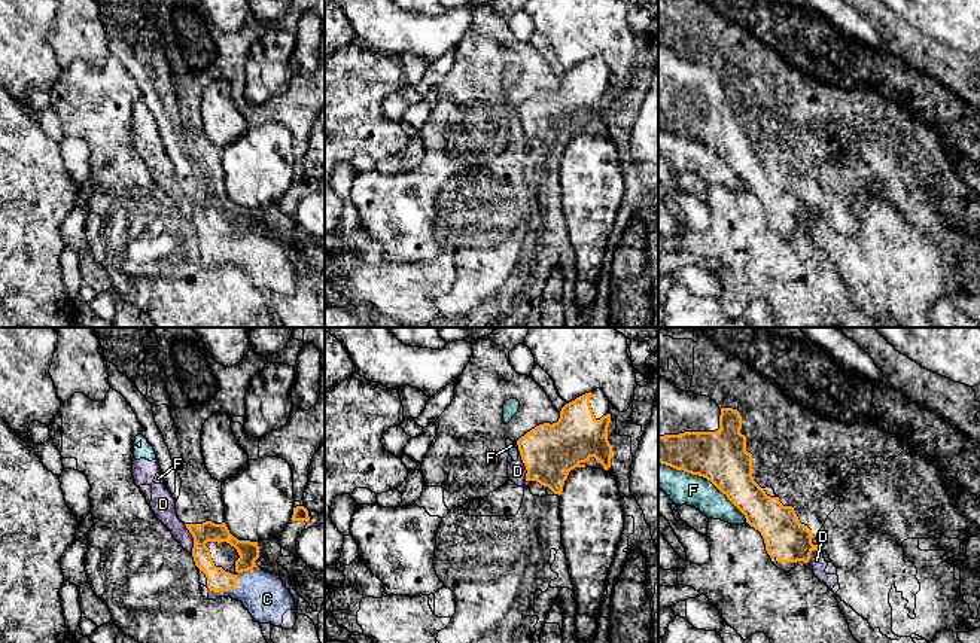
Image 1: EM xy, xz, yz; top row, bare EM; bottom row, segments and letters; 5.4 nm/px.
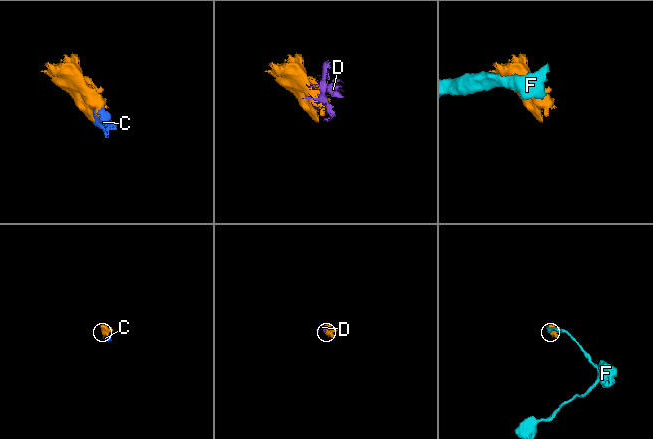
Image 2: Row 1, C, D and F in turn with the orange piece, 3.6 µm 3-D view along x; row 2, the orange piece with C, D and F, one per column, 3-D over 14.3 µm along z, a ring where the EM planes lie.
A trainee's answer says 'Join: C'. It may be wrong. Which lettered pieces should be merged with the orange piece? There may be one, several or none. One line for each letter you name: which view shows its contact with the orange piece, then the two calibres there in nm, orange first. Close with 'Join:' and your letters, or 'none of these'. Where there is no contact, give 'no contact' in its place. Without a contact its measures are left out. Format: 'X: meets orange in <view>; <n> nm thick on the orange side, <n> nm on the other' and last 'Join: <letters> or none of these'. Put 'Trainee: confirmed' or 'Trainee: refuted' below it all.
C: meets orange in xy; 120 nm thick on the orange side, 240 nm on the other
Join: C
Trainee: confirmed

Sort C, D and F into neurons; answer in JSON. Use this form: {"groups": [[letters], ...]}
{"groups": [["C"], ["D", "F"]]}

